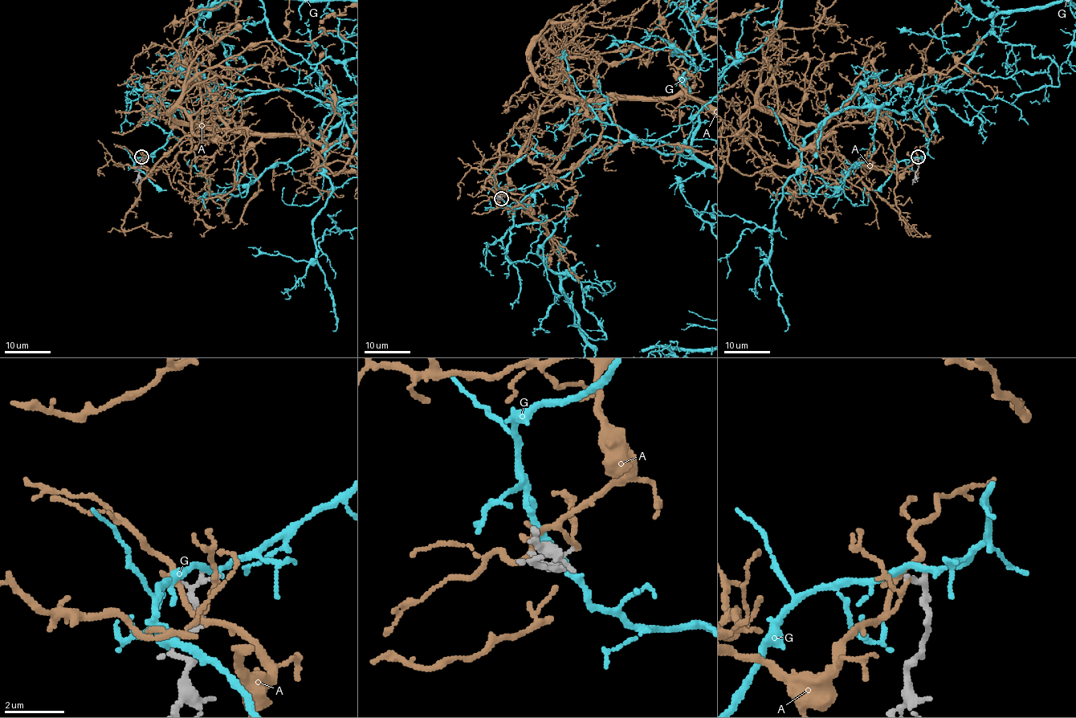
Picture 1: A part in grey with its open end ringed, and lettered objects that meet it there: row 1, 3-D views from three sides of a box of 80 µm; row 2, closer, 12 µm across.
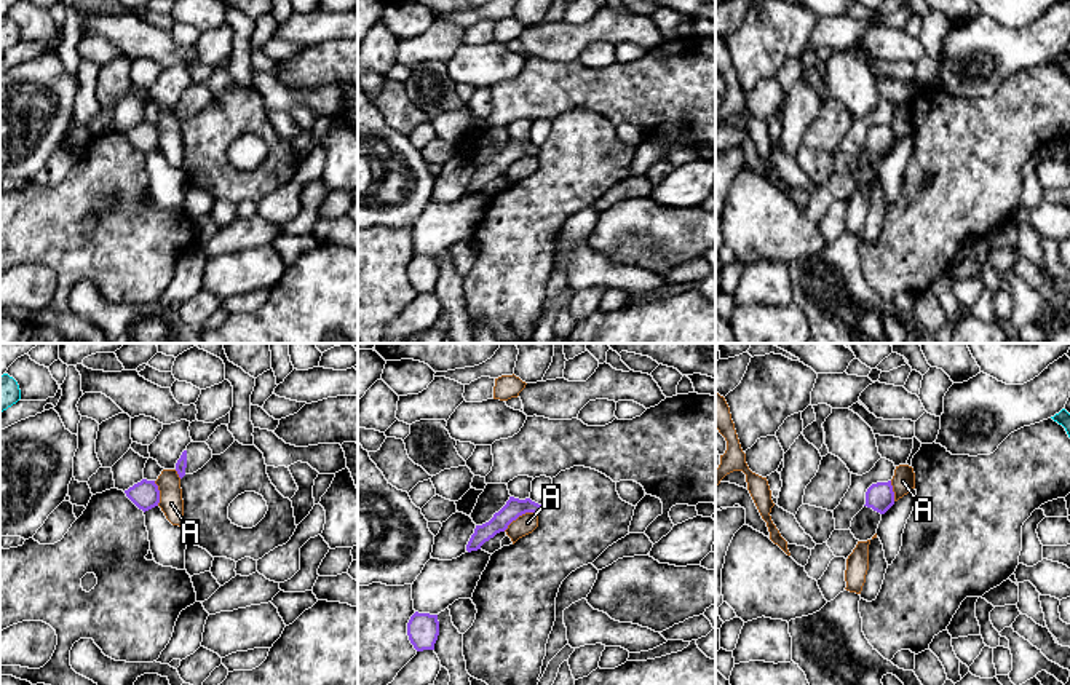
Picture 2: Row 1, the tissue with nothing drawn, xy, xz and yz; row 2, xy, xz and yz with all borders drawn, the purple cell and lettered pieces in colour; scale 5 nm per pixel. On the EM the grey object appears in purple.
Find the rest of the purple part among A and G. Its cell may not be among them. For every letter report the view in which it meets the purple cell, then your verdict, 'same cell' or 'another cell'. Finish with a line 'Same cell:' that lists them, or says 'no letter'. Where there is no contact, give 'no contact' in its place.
A: contact in xz; another cell
G: no contact; another cell
Same cell: no letter

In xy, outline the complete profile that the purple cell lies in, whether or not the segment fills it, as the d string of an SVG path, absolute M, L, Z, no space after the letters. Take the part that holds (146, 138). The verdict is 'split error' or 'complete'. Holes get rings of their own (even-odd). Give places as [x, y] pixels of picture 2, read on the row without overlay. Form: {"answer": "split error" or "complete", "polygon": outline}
{"answer": "complete", "polygon": "M142 121L141 125L125 133L125 136L144 155L158 148L160 145L160 133L155 123Z"}

